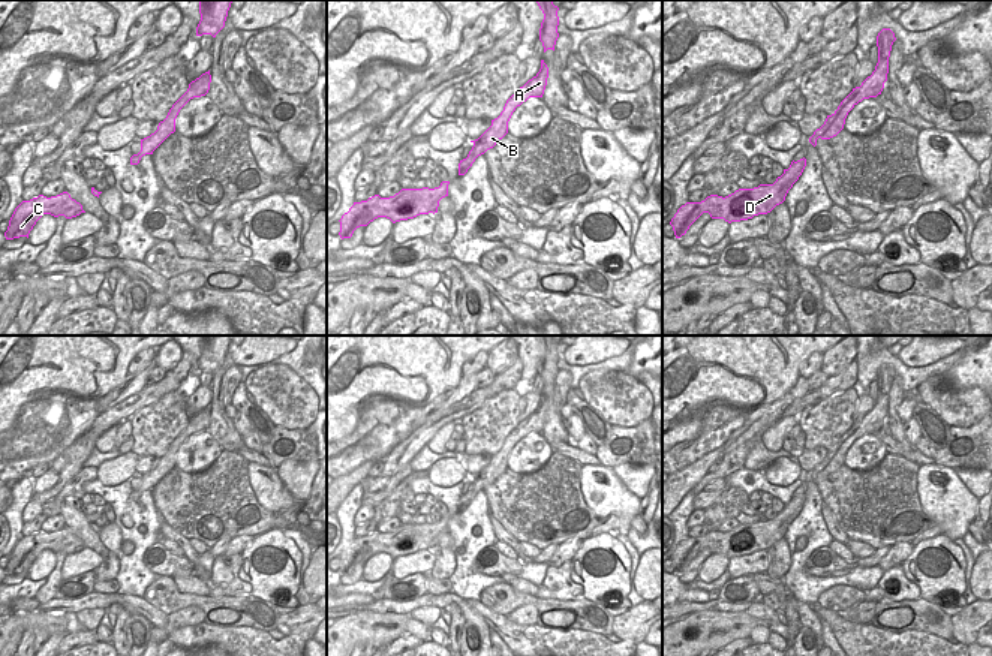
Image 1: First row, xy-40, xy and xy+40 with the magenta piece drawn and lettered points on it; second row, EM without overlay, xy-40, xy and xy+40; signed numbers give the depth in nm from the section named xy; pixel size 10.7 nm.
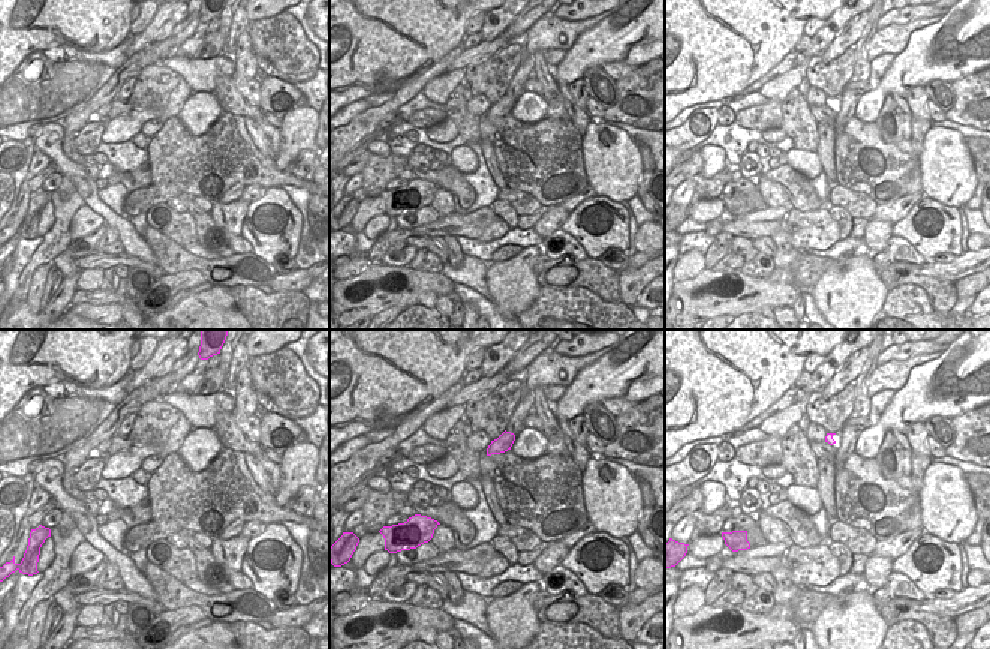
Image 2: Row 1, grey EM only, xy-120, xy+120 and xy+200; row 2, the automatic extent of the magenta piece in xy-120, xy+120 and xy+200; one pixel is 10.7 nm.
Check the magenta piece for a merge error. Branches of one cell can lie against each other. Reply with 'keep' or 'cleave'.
keep

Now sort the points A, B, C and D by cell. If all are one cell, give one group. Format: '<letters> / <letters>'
A B C D

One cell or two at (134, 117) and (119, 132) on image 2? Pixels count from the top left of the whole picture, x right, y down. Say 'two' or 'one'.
one

